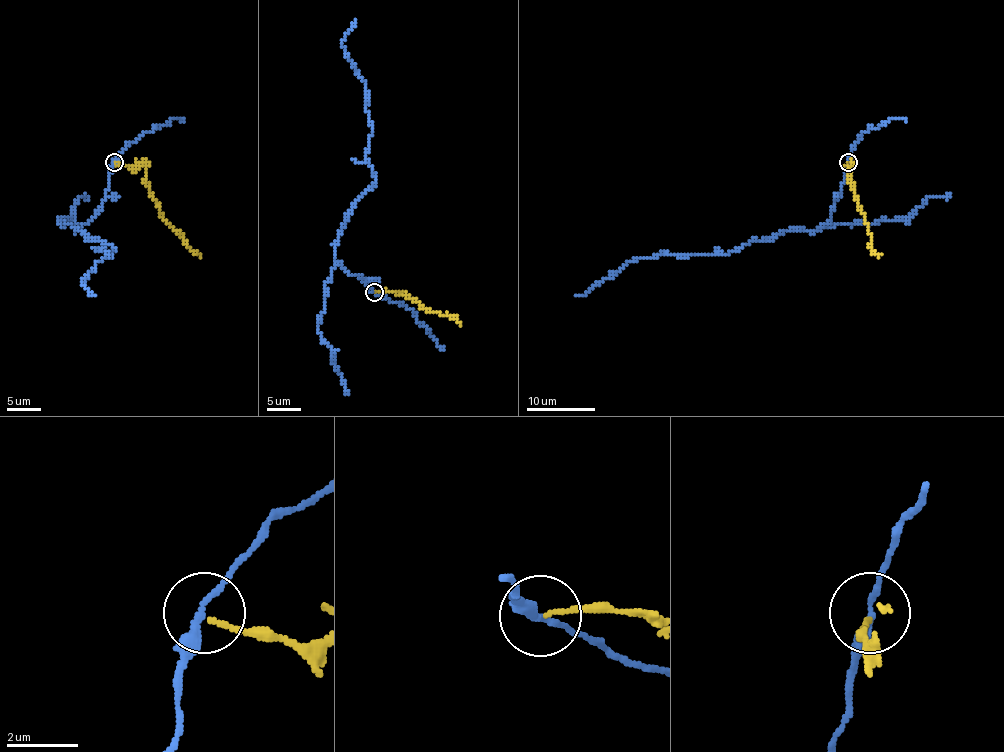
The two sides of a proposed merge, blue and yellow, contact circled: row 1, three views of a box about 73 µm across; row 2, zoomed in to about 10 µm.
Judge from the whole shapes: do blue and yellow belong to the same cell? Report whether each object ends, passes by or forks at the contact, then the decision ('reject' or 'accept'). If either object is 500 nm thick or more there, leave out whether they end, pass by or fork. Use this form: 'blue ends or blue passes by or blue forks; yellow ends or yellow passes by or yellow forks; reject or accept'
blue passes by; yellow ends; reject

